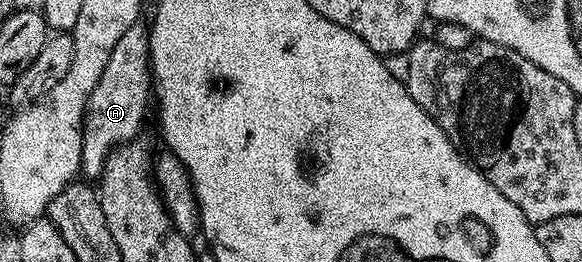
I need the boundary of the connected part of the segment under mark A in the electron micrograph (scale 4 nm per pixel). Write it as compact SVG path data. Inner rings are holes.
M137 23L117 39L117 47L113 47L113 55L109 55L109 63L105 63L105 71L101 71L101 79L97 79L97 87L93 87L87 100L87 113L83 116L82 172L88 173L88 178L98 178L112 152L140 136L147 100L150 102L152 97L149 29L146 24Z

